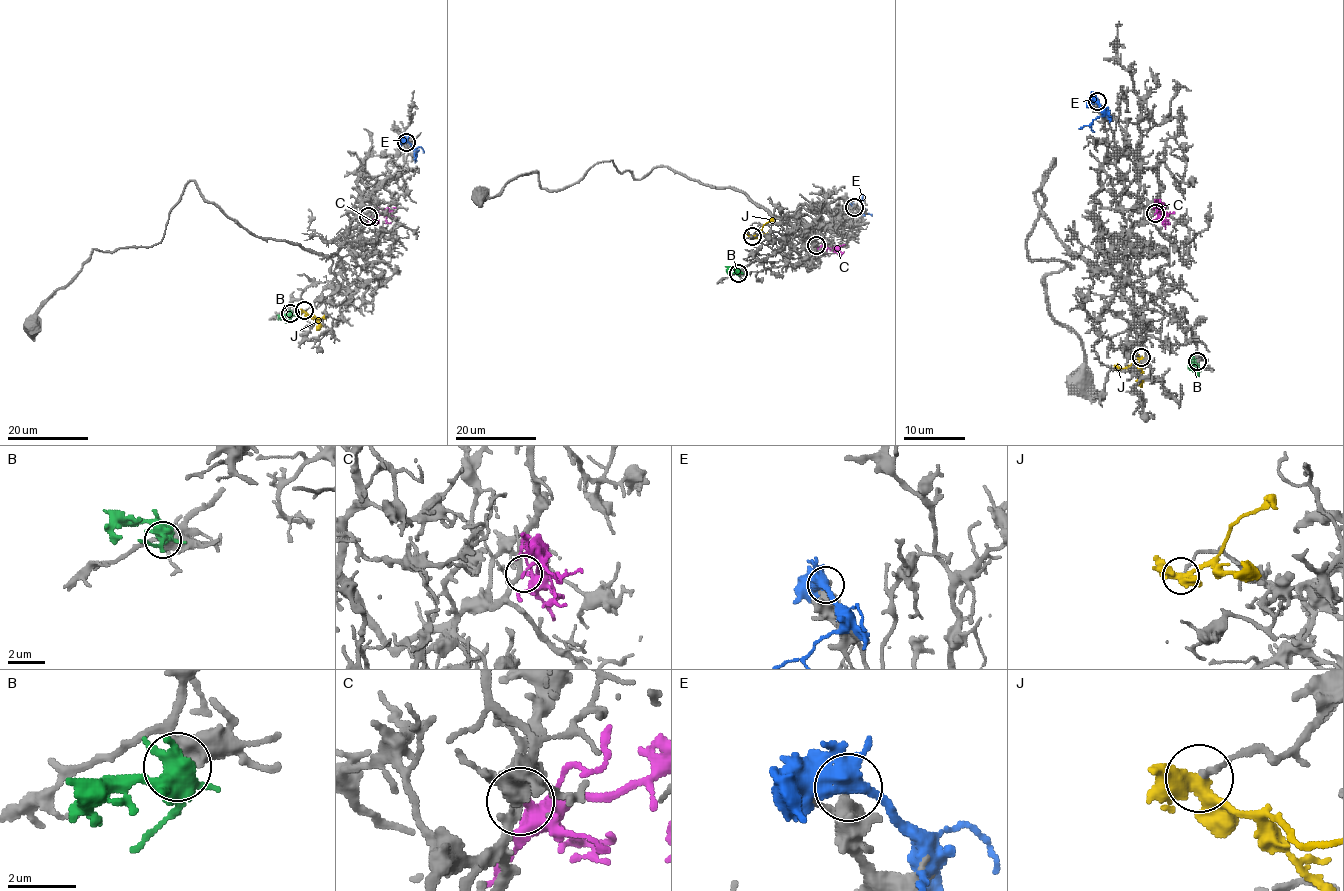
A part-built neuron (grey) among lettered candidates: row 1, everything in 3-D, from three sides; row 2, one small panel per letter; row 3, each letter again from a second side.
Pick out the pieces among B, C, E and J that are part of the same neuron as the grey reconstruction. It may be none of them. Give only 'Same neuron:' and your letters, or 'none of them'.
Same neuron: C

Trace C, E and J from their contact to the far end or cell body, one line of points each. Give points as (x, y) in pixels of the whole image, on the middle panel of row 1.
C: (815, 245), (835, 248), (834, 251), (839, 254)
E: (854, 207), (863, 209), (863, 195)
J: (752, 236), (773, 218)

